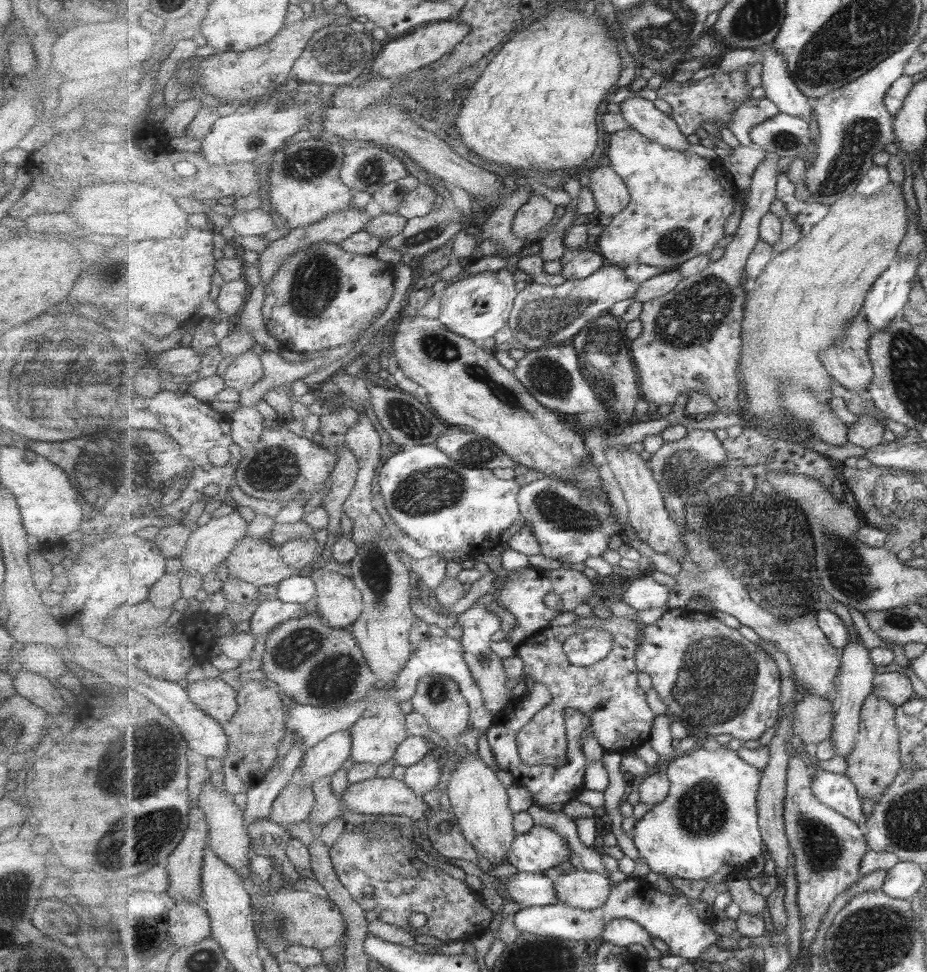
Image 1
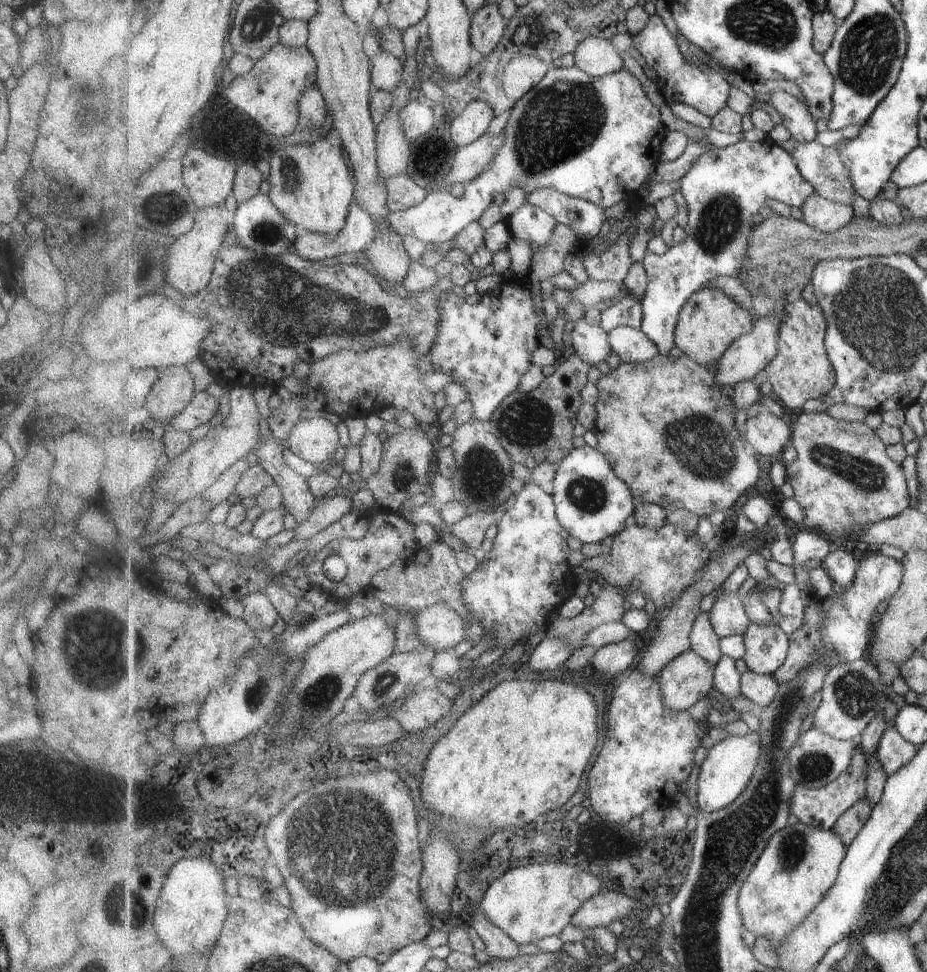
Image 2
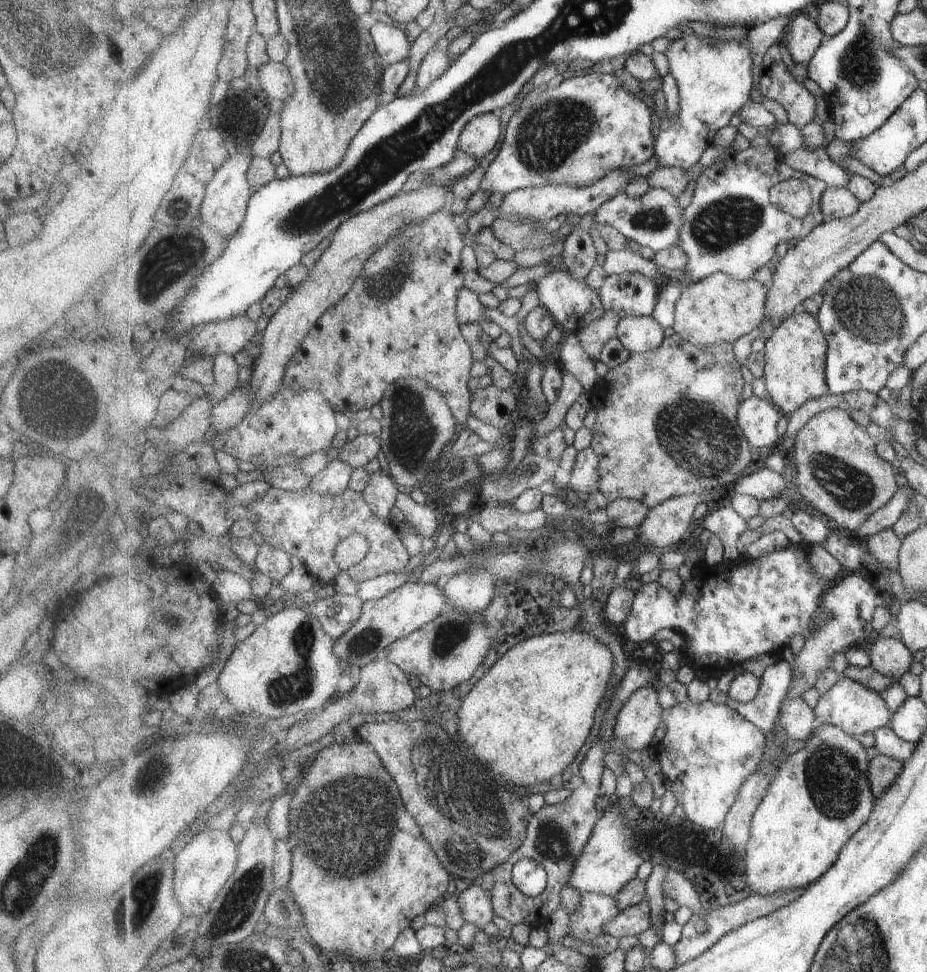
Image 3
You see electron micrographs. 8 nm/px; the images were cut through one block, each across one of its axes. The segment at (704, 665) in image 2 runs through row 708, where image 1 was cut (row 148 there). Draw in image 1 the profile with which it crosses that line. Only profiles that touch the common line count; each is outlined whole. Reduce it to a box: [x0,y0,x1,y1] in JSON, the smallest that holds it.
[620,95,689,150]

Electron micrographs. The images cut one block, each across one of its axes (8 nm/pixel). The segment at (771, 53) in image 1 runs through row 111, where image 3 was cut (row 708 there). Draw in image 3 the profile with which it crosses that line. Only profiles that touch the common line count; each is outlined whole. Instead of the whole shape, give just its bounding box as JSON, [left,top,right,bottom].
[780,698,818,740]

